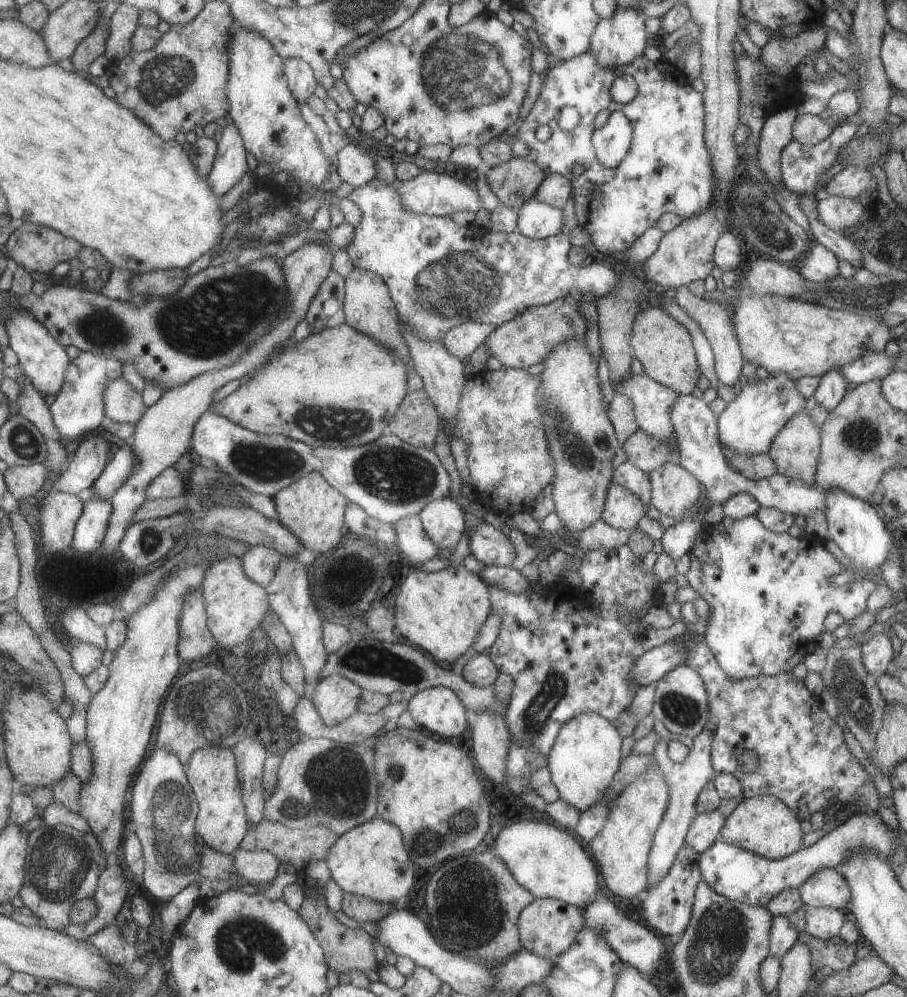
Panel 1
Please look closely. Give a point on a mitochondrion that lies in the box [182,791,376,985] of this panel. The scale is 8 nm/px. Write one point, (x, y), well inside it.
(243, 943)

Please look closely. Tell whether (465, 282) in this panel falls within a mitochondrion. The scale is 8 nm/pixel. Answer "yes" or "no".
yes

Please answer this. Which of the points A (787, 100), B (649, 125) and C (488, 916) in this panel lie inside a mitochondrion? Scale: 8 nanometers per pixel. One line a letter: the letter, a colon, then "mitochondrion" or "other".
A: other
B: mitochondrion
C: mitochondrion

